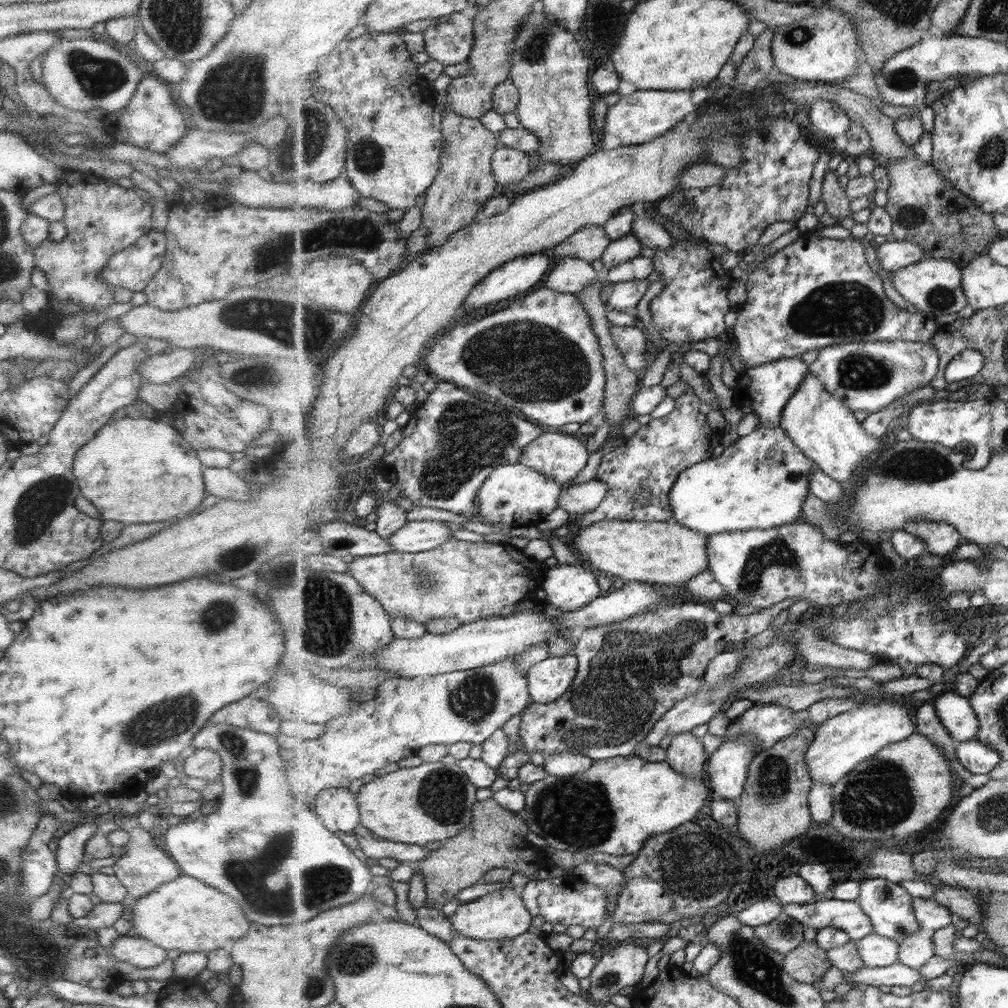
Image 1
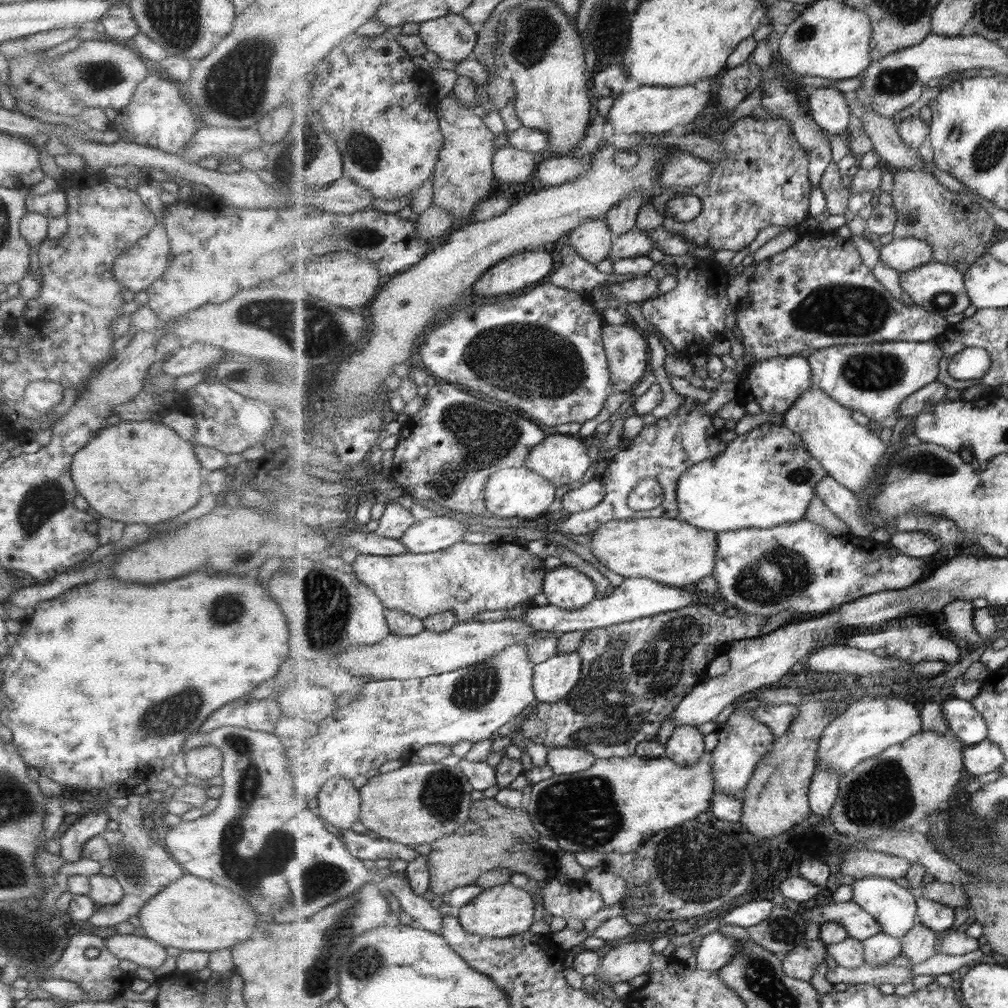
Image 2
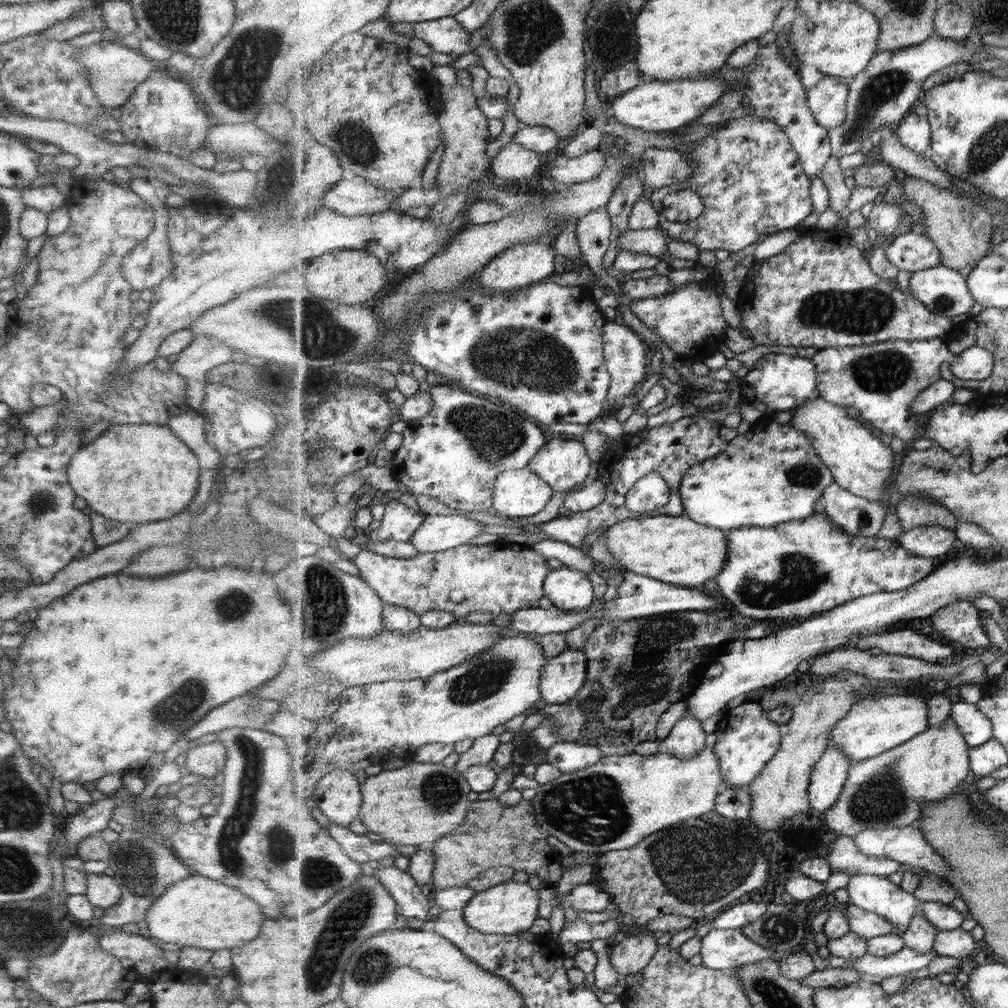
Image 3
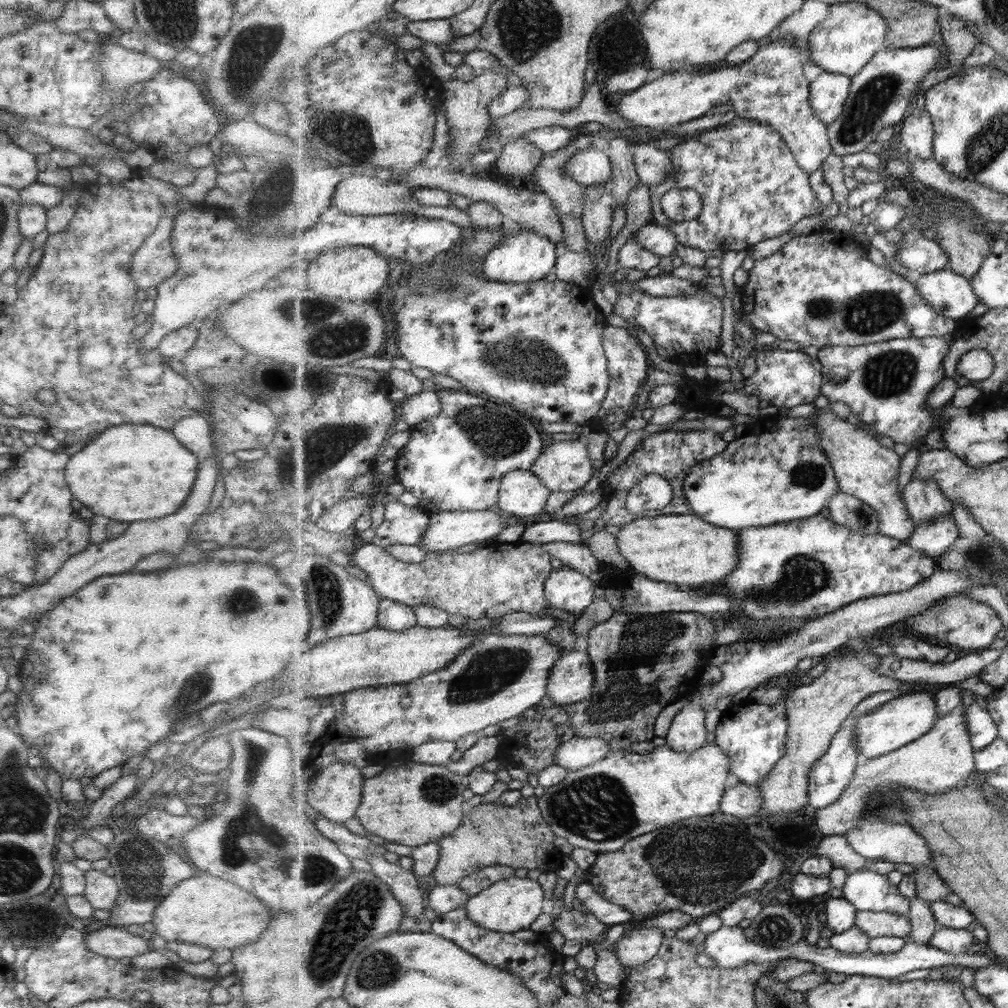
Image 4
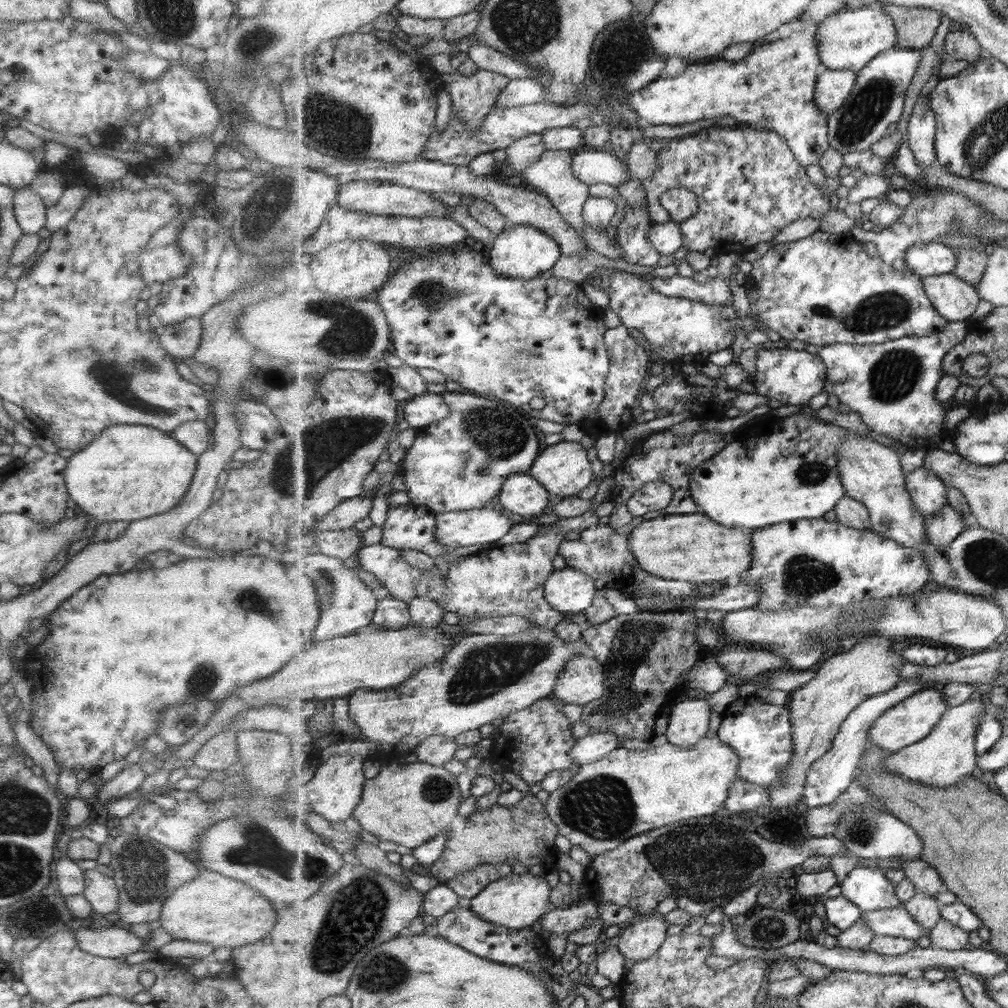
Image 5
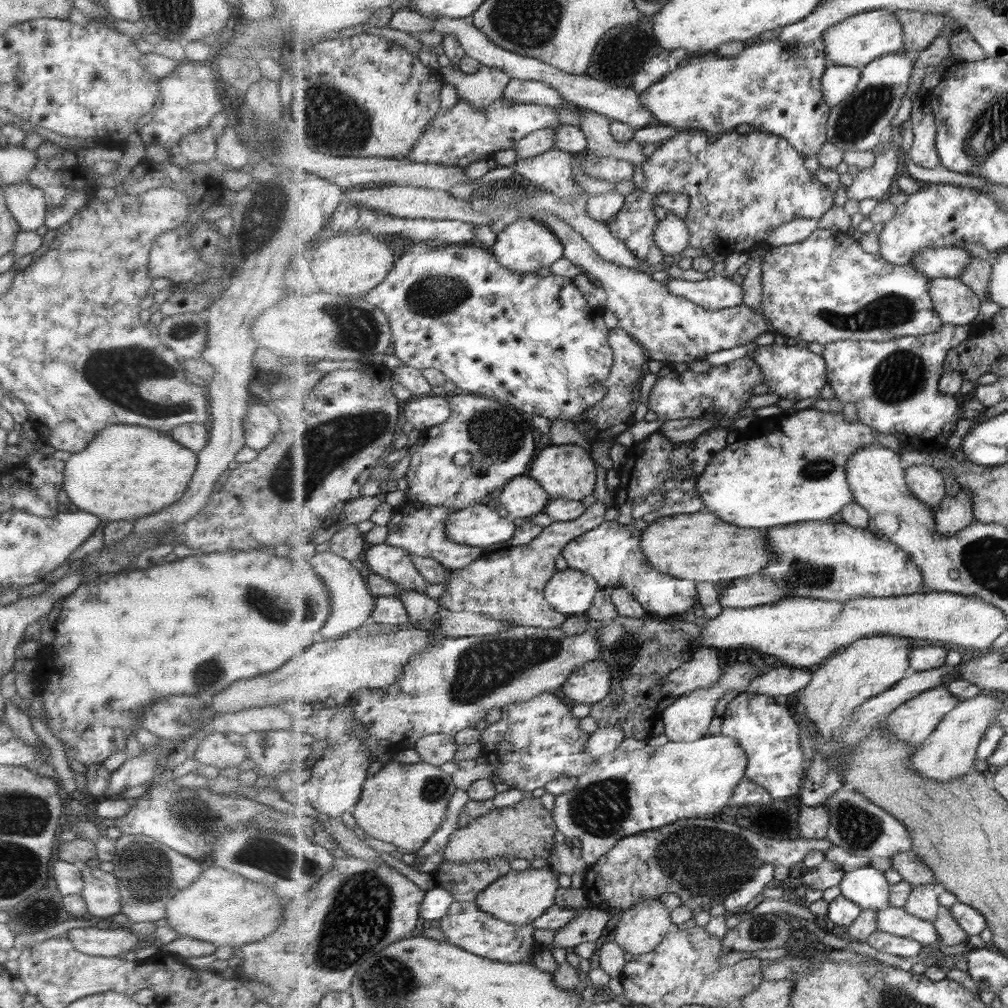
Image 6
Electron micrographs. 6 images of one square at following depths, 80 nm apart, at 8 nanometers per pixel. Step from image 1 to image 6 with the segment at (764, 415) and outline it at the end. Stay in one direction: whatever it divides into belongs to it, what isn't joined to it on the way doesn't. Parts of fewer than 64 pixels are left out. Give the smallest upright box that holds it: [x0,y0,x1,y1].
[753,340,828,401]

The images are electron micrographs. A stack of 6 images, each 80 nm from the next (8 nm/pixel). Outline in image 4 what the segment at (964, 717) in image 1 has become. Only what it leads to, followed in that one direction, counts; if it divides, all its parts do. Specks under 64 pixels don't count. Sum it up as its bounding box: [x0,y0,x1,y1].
[965,703,1000,751]

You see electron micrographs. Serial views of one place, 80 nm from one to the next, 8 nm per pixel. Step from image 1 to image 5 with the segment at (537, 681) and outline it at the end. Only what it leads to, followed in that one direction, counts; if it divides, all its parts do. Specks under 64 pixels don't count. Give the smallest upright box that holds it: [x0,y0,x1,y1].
[552,655,607,706]

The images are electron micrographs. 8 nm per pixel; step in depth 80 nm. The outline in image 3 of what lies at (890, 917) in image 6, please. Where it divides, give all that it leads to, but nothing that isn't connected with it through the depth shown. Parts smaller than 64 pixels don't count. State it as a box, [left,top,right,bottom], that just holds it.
[844,902,898,939]

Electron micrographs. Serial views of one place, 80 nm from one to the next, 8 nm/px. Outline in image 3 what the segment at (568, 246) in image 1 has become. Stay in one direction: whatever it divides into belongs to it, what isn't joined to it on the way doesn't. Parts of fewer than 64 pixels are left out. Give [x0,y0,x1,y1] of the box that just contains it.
[577,208,613,272]

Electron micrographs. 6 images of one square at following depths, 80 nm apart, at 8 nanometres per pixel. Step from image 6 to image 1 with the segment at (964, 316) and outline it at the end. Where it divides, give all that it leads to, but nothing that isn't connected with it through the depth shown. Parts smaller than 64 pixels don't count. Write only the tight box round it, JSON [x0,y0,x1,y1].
[890,258,968,326]

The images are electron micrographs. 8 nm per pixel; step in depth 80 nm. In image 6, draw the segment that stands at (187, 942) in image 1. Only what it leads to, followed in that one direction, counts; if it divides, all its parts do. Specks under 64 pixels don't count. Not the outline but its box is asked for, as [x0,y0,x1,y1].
[164,868,285,948]

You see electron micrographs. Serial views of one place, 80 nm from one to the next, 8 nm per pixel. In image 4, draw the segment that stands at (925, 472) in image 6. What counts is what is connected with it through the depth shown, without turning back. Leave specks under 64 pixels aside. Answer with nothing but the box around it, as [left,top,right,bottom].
[902,479,954,525]

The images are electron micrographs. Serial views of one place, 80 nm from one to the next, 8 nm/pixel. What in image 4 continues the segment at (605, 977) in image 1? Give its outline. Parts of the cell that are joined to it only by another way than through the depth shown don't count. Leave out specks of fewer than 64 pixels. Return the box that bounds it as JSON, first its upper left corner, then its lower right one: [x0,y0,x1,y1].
[614,923,664,968]

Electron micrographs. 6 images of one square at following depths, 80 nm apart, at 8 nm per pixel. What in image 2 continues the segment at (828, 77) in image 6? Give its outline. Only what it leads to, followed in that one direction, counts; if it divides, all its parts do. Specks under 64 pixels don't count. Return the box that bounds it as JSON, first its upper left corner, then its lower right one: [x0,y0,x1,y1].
[807,86,853,136]

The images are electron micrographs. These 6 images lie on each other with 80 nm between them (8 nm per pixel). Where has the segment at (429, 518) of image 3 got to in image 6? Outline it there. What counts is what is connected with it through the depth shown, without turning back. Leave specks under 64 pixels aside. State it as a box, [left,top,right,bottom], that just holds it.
[446,501,517,549]

